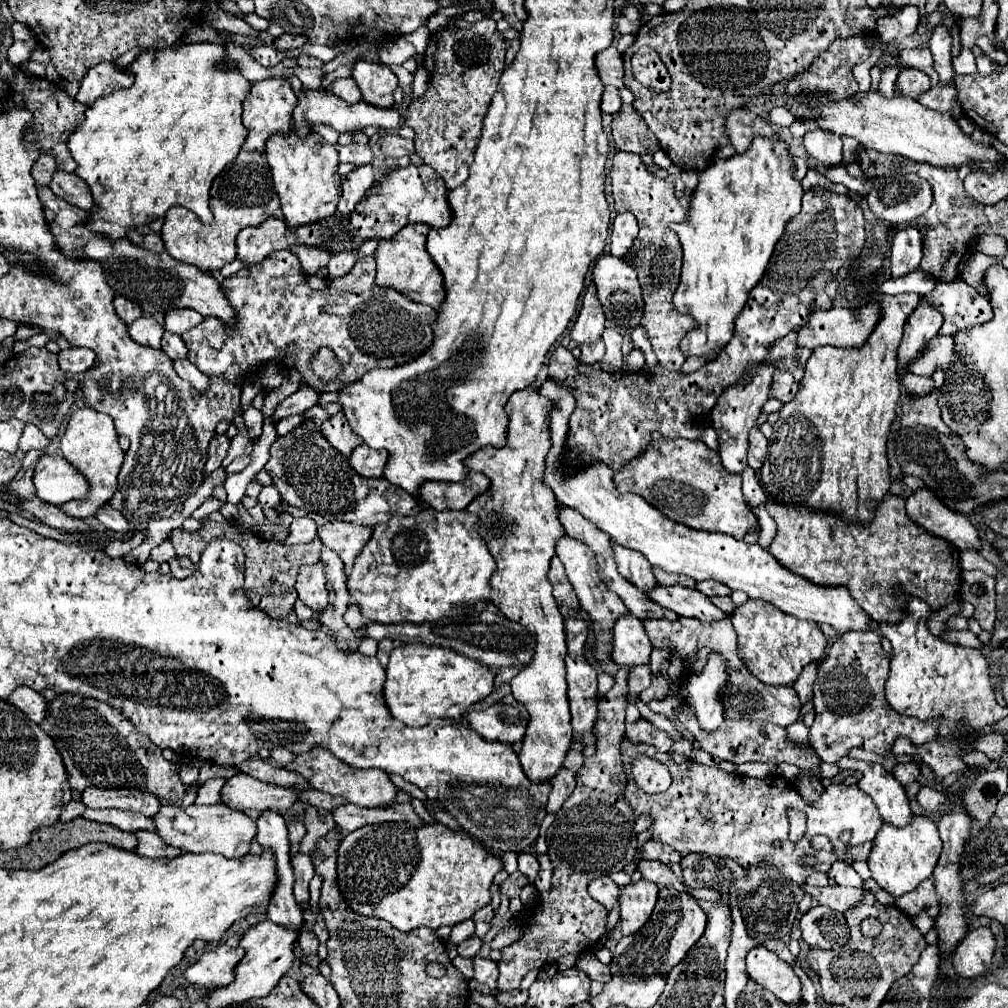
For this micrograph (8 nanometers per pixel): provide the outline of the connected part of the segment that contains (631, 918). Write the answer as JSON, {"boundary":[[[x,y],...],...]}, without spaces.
{"boundary":[[[648,879],[632,881],[626,887],[622,887],[620,893],[622,935],[632,935],[634,931],[638,931],[648,921],[656,901],[658,901],[658,887]]]}

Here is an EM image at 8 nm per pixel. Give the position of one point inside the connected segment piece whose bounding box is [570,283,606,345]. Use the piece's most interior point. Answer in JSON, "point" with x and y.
{"point":[590,323]}

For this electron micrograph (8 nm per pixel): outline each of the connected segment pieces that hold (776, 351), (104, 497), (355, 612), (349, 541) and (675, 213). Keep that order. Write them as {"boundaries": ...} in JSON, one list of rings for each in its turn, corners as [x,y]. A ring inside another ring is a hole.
{"boundaries":[[[[796,331],[770,345],[770,351],[762,361],[776,369],[770,385],[770,399],[778,399],[782,403],[790,403],[790,399],[794,399],[804,377],[804,363],[810,355],[812,349],[796,345]]],[[[82,407],[82,409],[74,411],[68,421],[66,433],[62,437],[62,453],[64,453],[66,461],[70,465],[74,465],[76,469],[80,469],[80,473],[86,477],[86,481],[90,483],[90,491],[86,493],[84,499],[64,503],[64,505],[60,505],[60,509],[66,511],[68,515],[86,519],[88,515],[94,515],[94,511],[98,507],[102,507],[104,503],[110,501],[110,495],[114,495],[116,485],[118,485],[116,477],[124,463],[124,451],[118,445],[118,435],[116,435],[112,419],[90,407]]],[[[350,605],[350,607],[346,609],[346,613],[344,613],[344,621],[346,621],[346,623],[348,623],[348,627],[354,631],[356,637],[359,639],[364,638],[362,627],[364,627],[364,625],[368,625],[368,623],[370,623],[370,619],[366,619],[366,617],[362,615],[362,611],[360,611],[360,607],[358,607],[358,605]]],[[[334,521],[334,523],[318,527],[318,535],[326,547],[338,553],[338,557],[344,561],[344,573],[350,575],[354,567],[354,559],[364,549],[364,545],[370,541],[372,527]]],[[[616,151],[612,159],[612,171],[610,171],[610,183],[612,183],[612,197],[618,213],[632,213],[638,221],[640,233],[634,241],[634,247],[630,249],[630,255],[624,259],[634,265],[638,271],[640,287],[644,293],[644,317],[642,327],[646,329],[654,353],[662,367],[670,367],[678,371],[682,363],[686,361],[686,355],[680,351],[682,337],[696,329],[696,321],[690,315],[678,313],[672,305],[672,295],[678,287],[680,267],[682,267],[682,249],[678,235],[668,227],[670,221],[682,221],[686,217],[686,209],[680,205],[680,201],[674,195],[674,187],[668,185],[668,181],[658,179],[656,175],[648,173],[644,163],[640,161],[640,155]]]]}

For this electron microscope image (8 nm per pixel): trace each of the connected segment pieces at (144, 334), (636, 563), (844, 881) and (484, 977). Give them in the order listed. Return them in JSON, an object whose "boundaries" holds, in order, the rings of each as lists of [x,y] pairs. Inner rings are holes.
{"boundaries":[[[[140,317],[140,319],[136,319],[136,323],[132,323],[128,327],[128,333],[138,345],[160,349],[160,337],[162,337],[164,329],[160,327],[160,323],[156,319]]],[[[612,543],[612,549],[614,549],[618,573],[626,581],[636,585],[640,591],[654,589],[656,579],[652,575],[652,567],[650,567],[650,563],[646,563],[646,559],[642,559],[642,555],[638,555],[636,551],[630,551],[626,547],[618,547],[618,543]]],[[[834,862],[827,875],[828,878],[833,879],[838,885],[841,886],[862,888],[863,885],[863,879],[852,868],[852,866],[846,862]]],[[[476,955],[474,959],[474,979],[492,987],[496,991],[496,979],[498,979],[498,963],[486,957]]]]}

